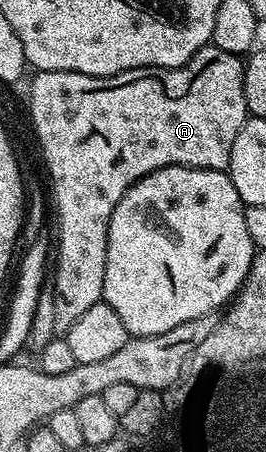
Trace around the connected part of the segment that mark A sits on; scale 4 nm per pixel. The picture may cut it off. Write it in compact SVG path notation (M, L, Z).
M208 45L199 50L188 63L182 63L179 67L138 67L132 71L122 71L116 75L86 75L85 73L77 73L76 71L35 71L31 79L31 100L28 101L27 107L31 110L31 123L35 126L35 135L39 138L39 147L43 150L43 159L47 162L47 171L51 174L51 193L49 189L49 199L53 204L55 202L55 223L59 226L59 244L57 242L53 247L53 267L55 263L55 280L50 280L49 286L53 289L53 321L55 322L55 330L59 333L66 333L73 325L73 321L77 321L77 317L81 317L86 310L91 309L93 305L97 305L103 298L103 290L105 289L105 261L107 260L107 234L109 233L109 221L113 217L113 209L121 201L121 197L127 192L138 179L144 179L149 173L153 173L162 167L200 167L201 169L209 169L210 171L227 171L231 165L231 154L233 153L233 141L237 141L237 133L241 133L243 126L247 124L249 118L247 114L247 106L245 105L245 89L243 88L243 65L244 60L233 53L225 53L225 49L217 49L213 45Z

